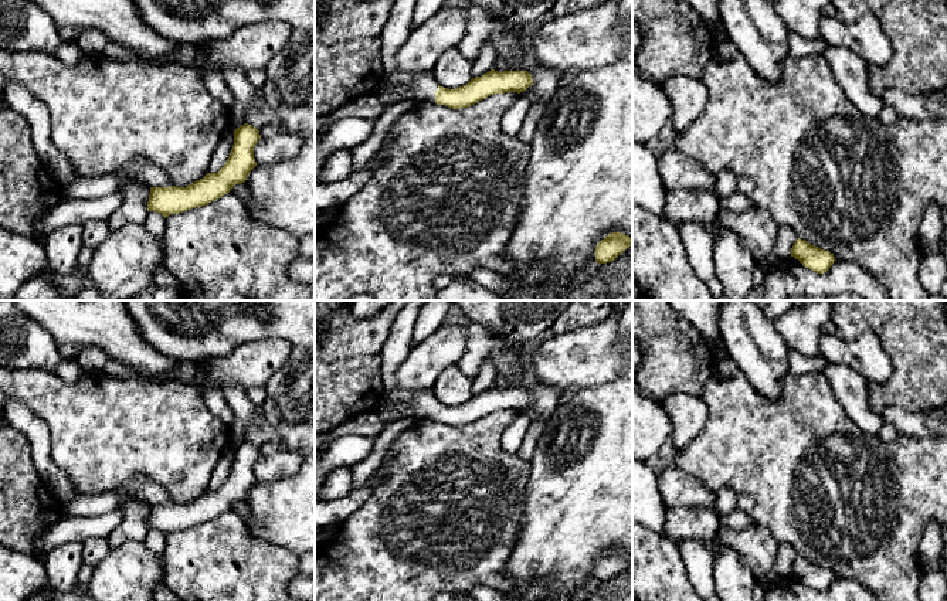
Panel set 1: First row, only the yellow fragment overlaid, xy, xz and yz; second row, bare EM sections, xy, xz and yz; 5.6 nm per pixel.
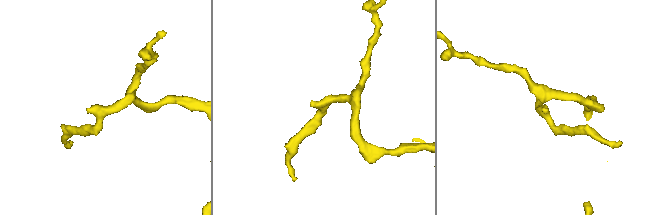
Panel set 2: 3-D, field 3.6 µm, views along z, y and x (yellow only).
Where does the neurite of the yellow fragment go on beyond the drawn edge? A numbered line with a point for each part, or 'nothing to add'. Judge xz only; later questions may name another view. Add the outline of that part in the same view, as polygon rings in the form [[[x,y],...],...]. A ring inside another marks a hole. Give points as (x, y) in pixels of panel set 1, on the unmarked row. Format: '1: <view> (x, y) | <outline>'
1: xz (421, 404) | [[[411,300],[396,316],[381,349],[384,393],[374,412],[387,405],[404,405],[407,417],[435,421],[438,400],[432,390],[407,391],[397,386],[396,370],[413,347],[413,329],[424,300]]]

